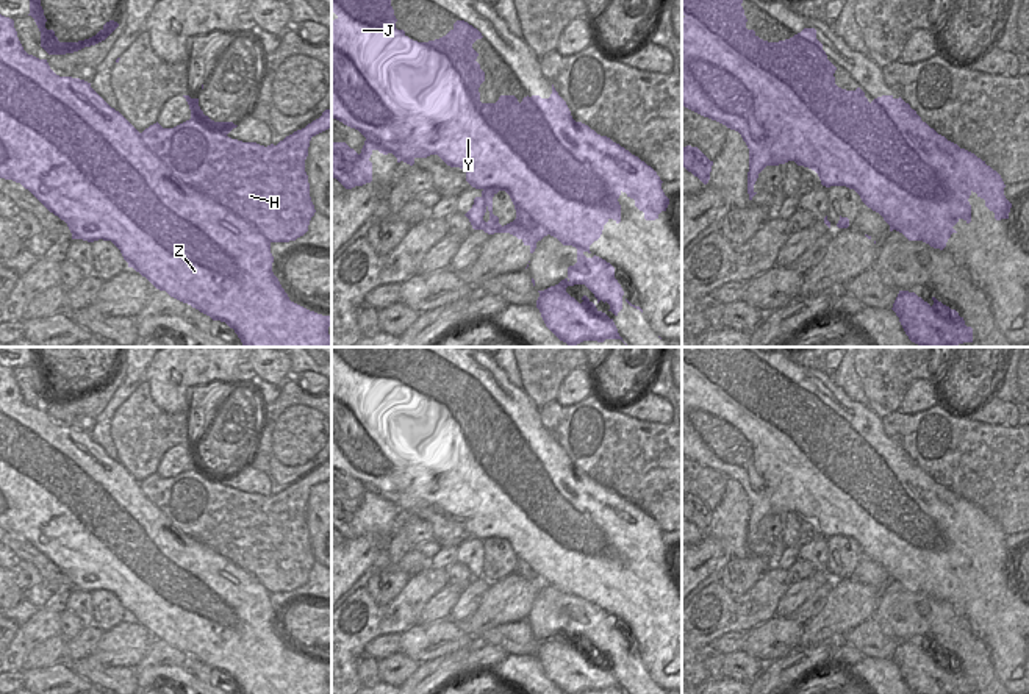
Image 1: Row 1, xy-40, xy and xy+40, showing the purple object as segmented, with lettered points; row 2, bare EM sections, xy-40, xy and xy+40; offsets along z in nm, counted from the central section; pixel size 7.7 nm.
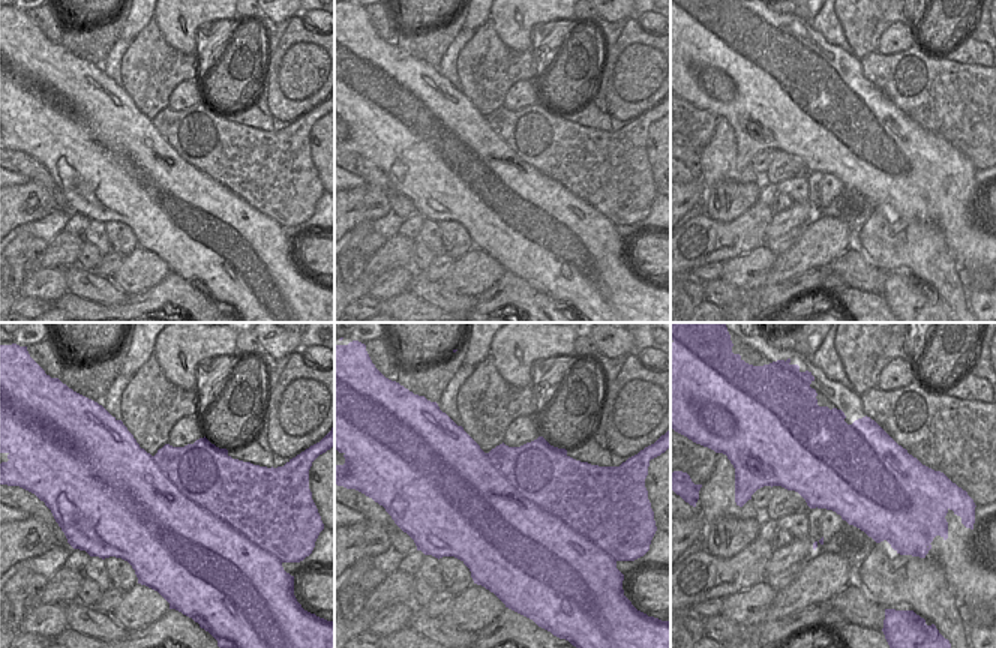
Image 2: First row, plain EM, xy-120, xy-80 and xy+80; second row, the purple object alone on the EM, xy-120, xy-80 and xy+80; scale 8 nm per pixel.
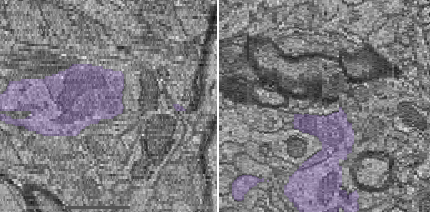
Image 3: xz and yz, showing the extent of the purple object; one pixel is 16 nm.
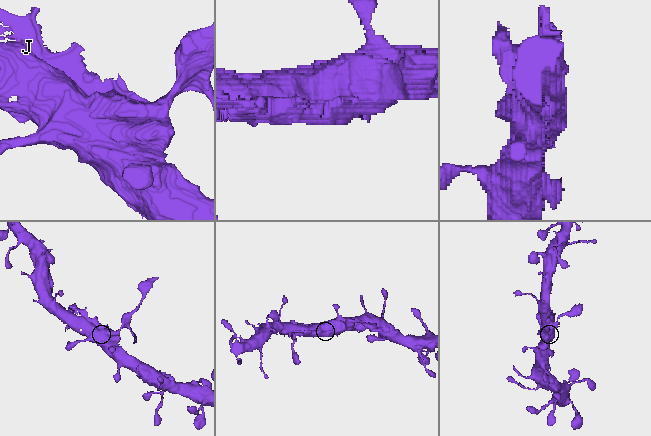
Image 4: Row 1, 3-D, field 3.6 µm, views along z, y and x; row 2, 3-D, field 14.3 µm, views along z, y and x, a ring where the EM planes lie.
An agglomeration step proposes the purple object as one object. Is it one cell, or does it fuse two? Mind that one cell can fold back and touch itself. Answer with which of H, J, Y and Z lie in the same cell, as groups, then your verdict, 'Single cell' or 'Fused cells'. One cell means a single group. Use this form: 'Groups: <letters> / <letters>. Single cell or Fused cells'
Groups: H / J Y Z. Fused cells.

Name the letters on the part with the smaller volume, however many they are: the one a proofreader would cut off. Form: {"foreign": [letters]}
{"foreign": ["H"]}

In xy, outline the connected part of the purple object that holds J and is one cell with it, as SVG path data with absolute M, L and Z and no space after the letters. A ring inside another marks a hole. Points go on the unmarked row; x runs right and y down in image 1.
M332 347L332 361L338 366L332 370L332 467L344 475L358 480L364 488L364 495L358 505L346 492L332 492L332 527L336 528L346 539L363 536L372 531L372 513L369 511L374 500L383 505L393 503L397 513L403 511L410 516L416 508L427 508L438 505L447 516L460 517L466 522L466 531L482 541L480 547L474 549L472 558L464 564L474 580L483 580L488 585L510 583L521 589L524 596L530 597L530 603L535 602L536 592L550 585L557 588L563 596L572 596L577 599L577 613L568 617L568 627L558 635L544 641L538 641L536 658L546 677L566 694L580 694L583 691L604 692L605 689L621 689L618 678L605 663L599 661L596 655L586 647L582 647L579 653L566 642L568 636L585 635L597 649L610 655L615 666L622 660L624 641L615 628L615 617L599 606L586 608L583 603L590 602L590 596L602 585L604 575L613 569L621 572L621 555L618 552L622 542L635 550L635 556L644 563L646 571L658 569L658 556L649 547L651 535L643 519L646 516L638 506L626 513L619 506L610 502L611 489L597 485L588 475L575 472L566 452L558 445L552 435L552 444L549 449L540 445L524 447L519 453L514 445L500 445L496 453L482 453L479 438L485 431L485 422L475 411L479 403L472 399L477 389L482 389L482 383L464 370L457 370L454 378L443 388L418 392L410 389L403 380L396 378L396 366L391 356L391 347ZM547 480L554 480L569 497L574 497L580 505L580 510L590 513L582 516L585 520L582 527L574 530L572 546L560 547L557 539L550 535L560 530L558 506L549 505L546 511L530 511L527 516L522 510L514 510L508 499L516 491L527 491L532 494L535 489L547 485ZM597 520L608 520L627 531L624 539L607 538L607 547L596 555L586 555L586 533L596 525ZM505 541L516 560L516 569L507 575L499 574L499 567L493 564L493 547Z

